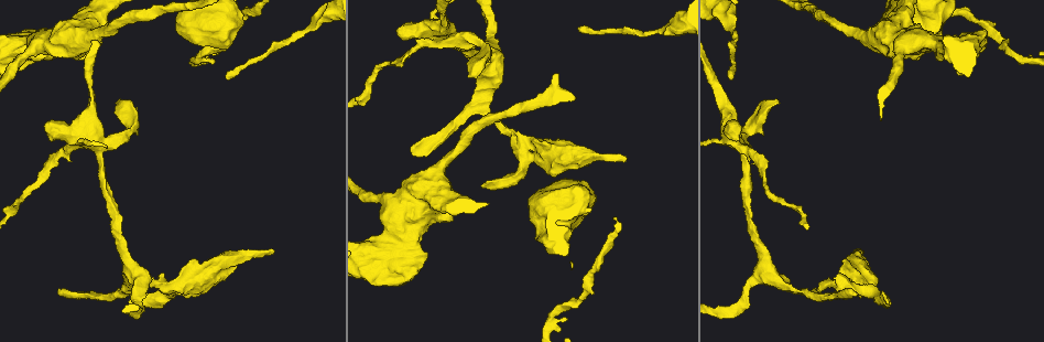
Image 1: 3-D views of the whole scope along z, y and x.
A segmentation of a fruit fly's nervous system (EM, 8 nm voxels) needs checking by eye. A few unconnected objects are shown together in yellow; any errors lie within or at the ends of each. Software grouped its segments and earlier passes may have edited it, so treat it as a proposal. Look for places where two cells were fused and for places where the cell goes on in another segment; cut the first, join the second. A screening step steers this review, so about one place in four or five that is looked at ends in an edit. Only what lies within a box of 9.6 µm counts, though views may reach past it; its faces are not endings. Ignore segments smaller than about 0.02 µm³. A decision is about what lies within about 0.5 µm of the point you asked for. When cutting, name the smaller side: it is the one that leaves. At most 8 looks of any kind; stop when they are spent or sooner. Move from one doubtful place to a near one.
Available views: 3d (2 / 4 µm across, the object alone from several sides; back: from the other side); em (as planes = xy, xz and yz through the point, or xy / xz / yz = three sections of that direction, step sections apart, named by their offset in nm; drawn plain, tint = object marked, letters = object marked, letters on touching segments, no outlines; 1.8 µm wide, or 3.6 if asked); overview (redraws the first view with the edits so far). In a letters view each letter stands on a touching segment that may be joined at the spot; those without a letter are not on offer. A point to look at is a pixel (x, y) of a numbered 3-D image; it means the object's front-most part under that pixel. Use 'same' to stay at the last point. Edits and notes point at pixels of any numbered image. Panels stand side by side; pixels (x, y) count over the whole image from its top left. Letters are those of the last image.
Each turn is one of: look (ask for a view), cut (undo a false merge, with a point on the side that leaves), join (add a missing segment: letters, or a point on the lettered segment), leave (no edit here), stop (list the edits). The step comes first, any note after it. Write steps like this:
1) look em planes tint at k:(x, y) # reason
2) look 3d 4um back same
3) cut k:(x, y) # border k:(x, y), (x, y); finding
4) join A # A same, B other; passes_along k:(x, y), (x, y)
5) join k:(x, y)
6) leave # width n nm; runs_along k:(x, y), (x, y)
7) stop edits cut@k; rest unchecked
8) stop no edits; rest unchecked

look em 3.6um planes plain at 1:(537, 143) # three arms meet

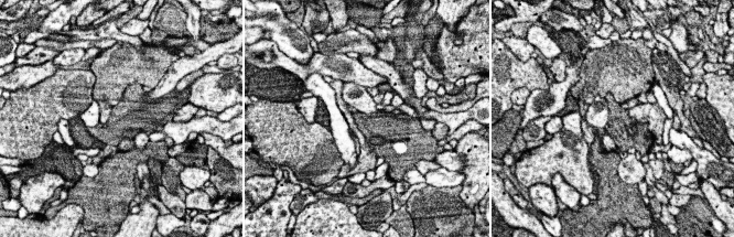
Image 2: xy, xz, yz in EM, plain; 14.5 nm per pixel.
look em 3.6um planes letters same

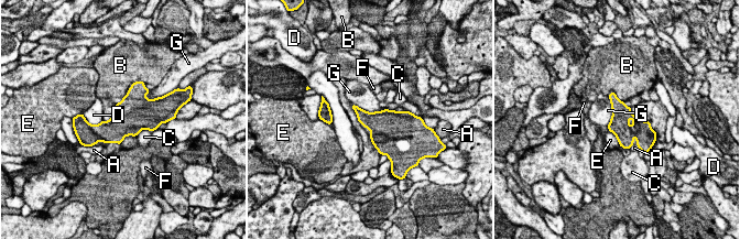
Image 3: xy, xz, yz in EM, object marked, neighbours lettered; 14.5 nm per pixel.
leave # A other, B other, C other, D other, E other, F other, G other; border 3:(351, 104), (368, 111), (384, 109); all the same cell

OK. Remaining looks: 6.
look em 3.6um xz step 16 tint at 1:(573, 199) # abrupt turn

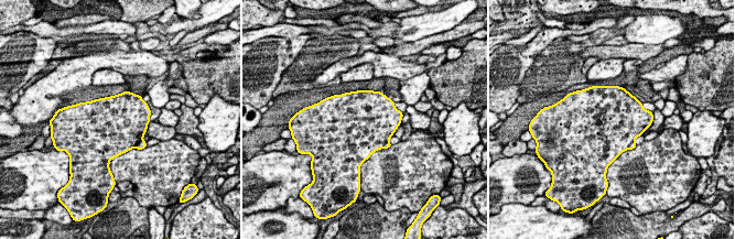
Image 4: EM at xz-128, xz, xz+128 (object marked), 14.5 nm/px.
look em 3.6um planes letters same # another direction

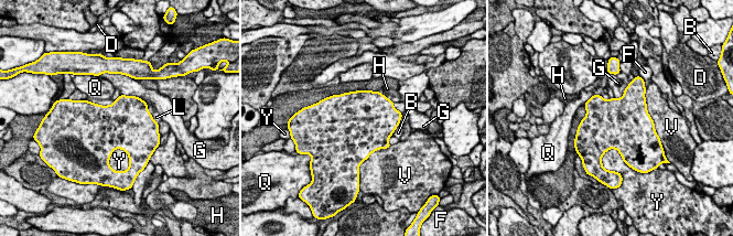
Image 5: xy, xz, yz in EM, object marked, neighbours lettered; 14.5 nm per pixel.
cut 5:(370, 133) # width 750 nm; B other, D other, F other, G other, H other, L other, Q other, V other, Y other; two cells meet here

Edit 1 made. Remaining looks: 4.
look 3d 4um at 1:(88, 138) # calibre changes

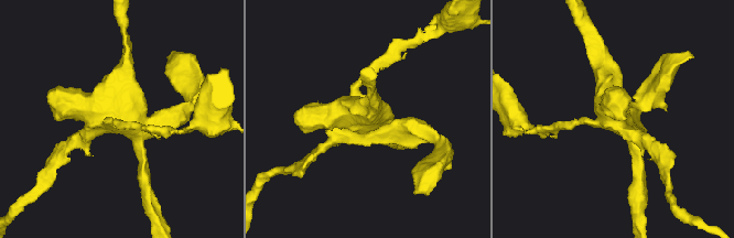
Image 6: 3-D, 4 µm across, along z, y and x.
look em planes letters at 6:(360, 119)

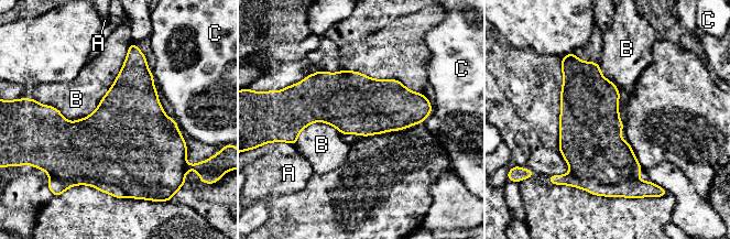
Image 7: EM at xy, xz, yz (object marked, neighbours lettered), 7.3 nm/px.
cut 7:(632, 188) # A other, B other, C other; two cells meet here

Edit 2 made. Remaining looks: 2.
stop edits cut@5, cut@7; rest unchecked

